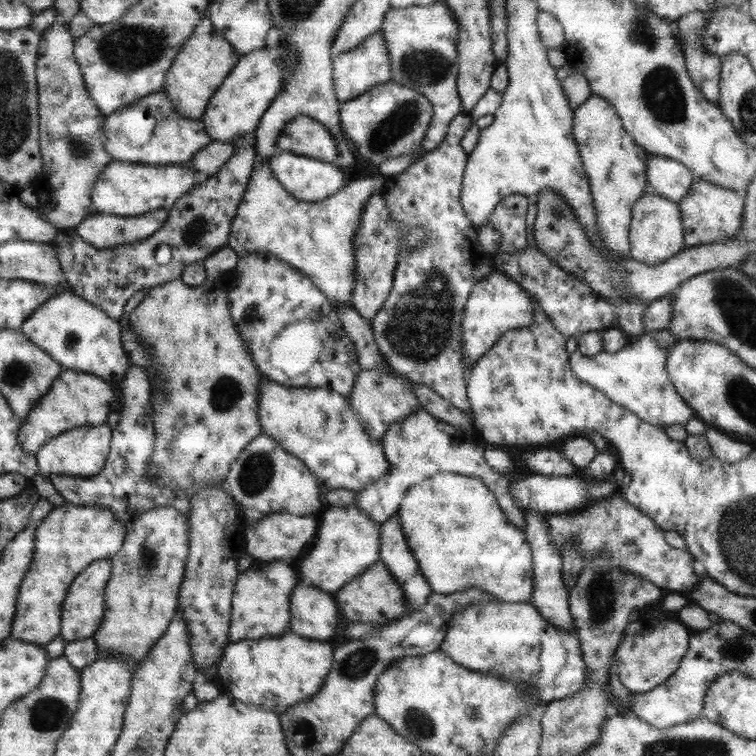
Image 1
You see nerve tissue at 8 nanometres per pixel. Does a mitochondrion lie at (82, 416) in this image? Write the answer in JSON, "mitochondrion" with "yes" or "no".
{"mitochondrion":"no"}

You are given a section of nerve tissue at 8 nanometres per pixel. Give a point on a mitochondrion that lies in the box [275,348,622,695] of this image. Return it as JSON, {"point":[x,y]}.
{"point":[597,618]}

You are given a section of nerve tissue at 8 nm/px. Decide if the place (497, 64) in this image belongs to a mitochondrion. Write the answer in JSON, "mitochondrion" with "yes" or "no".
{"mitochondrion":"no"}

